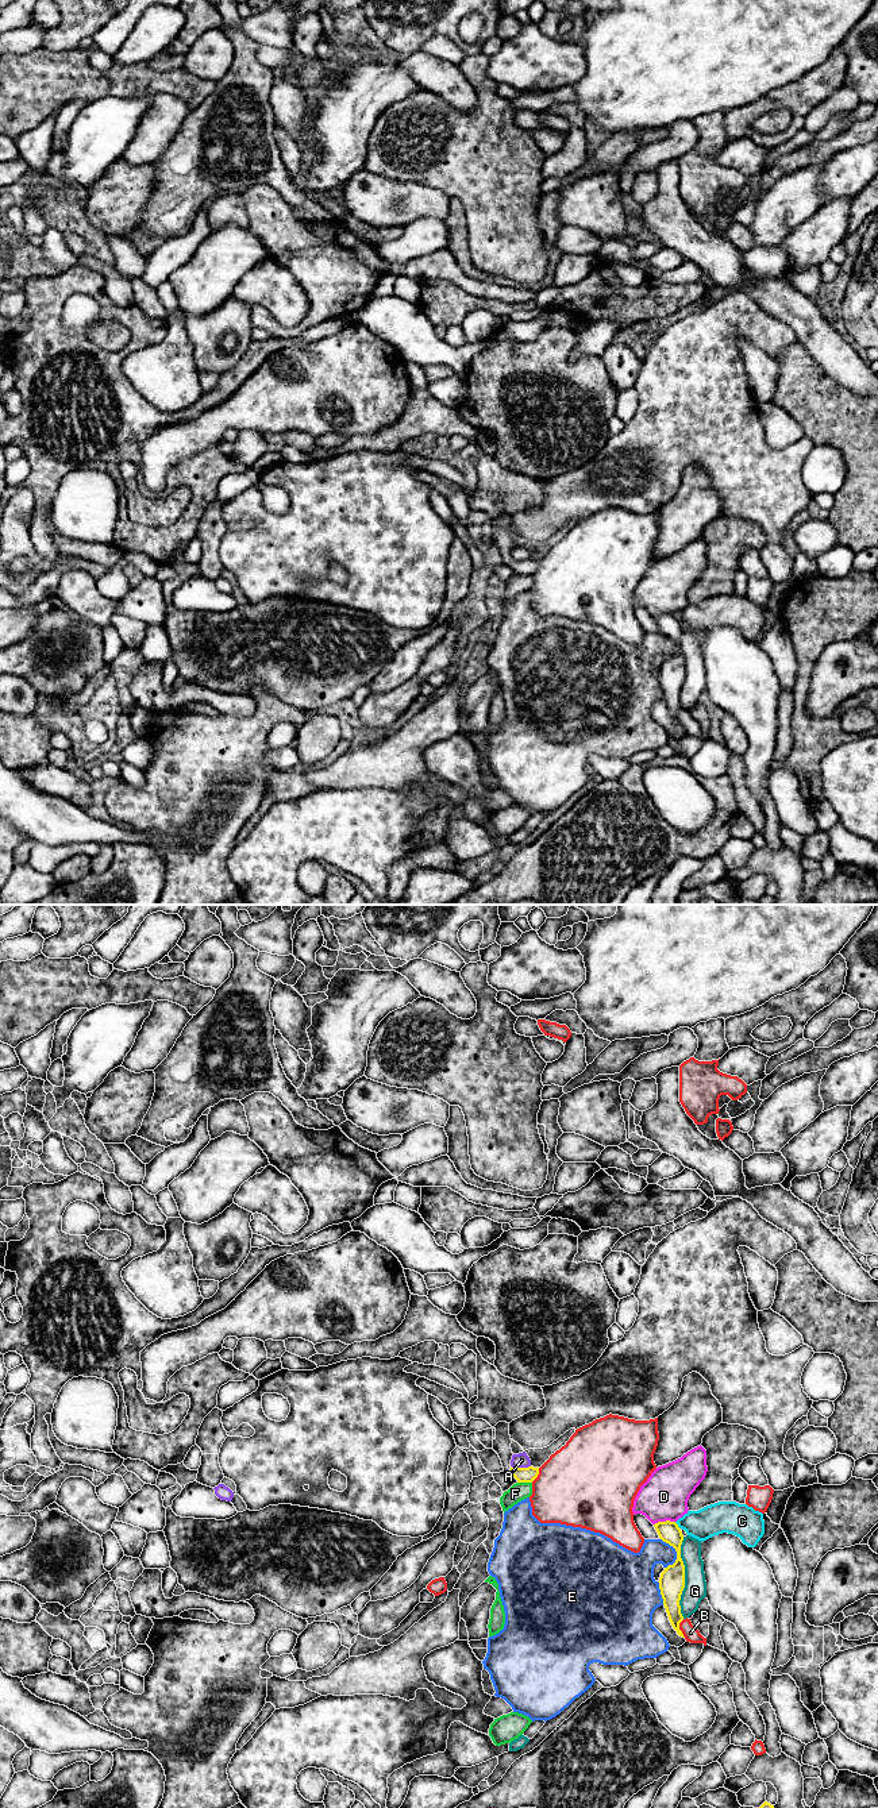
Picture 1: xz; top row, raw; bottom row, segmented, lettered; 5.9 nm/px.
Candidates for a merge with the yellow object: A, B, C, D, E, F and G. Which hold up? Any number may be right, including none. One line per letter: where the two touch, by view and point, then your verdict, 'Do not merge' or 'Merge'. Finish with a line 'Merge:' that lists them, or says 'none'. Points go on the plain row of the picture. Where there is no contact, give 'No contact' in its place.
A: Touches yellow at xz (520, 561). Do not merge
B: Touches yellow at xz (678, 721). Do not merge
C: Touches yellow at xz (677, 619). Do not merge
D: Touches yellow at xz (663, 615). Do not merge
E: Touches yellow at xz (677, 646). Do not merge
F: Touches yellow at xz (524, 574). Do not merge
G: Touches yellow at xz (684, 670). Do not merge
Merge: none

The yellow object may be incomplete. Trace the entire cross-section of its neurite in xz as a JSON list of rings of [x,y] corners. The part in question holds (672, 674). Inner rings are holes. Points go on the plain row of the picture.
[[[658,614],[654,620],[659,631],[673,639],[677,644],[675,655],[665,660],[658,675],[669,713],[677,726],[685,730],[679,722],[679,716],[683,713],[679,698],[681,687],[685,681],[685,658],[681,651],[683,628],[675,614]]]

